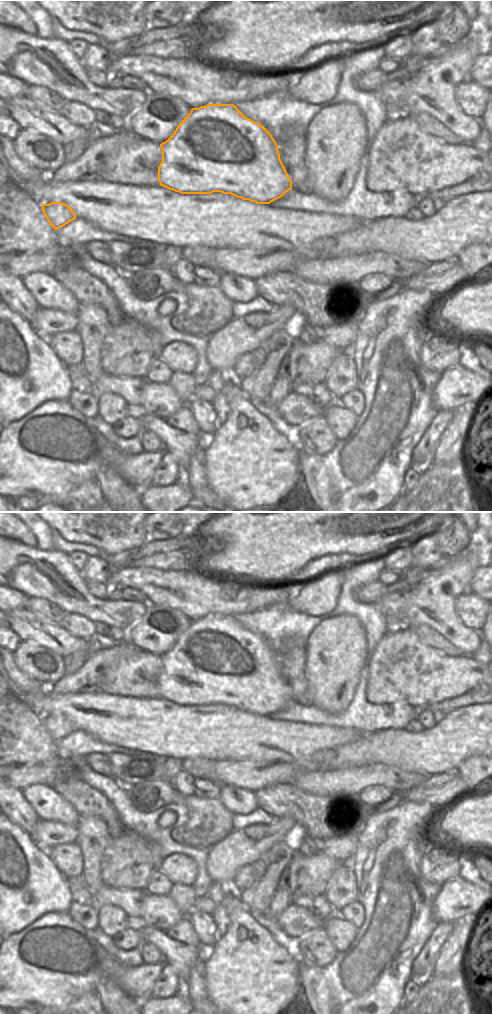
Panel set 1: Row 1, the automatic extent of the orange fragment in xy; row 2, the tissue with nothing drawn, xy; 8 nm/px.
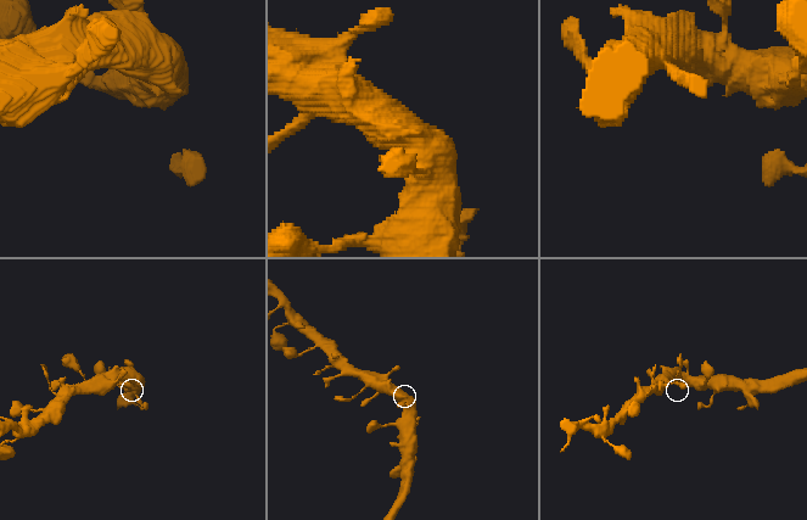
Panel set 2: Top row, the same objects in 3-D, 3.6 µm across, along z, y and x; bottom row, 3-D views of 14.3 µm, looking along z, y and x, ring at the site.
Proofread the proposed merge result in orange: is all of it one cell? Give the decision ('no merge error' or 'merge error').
no merge error

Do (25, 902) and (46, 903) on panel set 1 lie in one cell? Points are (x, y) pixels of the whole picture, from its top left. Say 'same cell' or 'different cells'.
same cell

